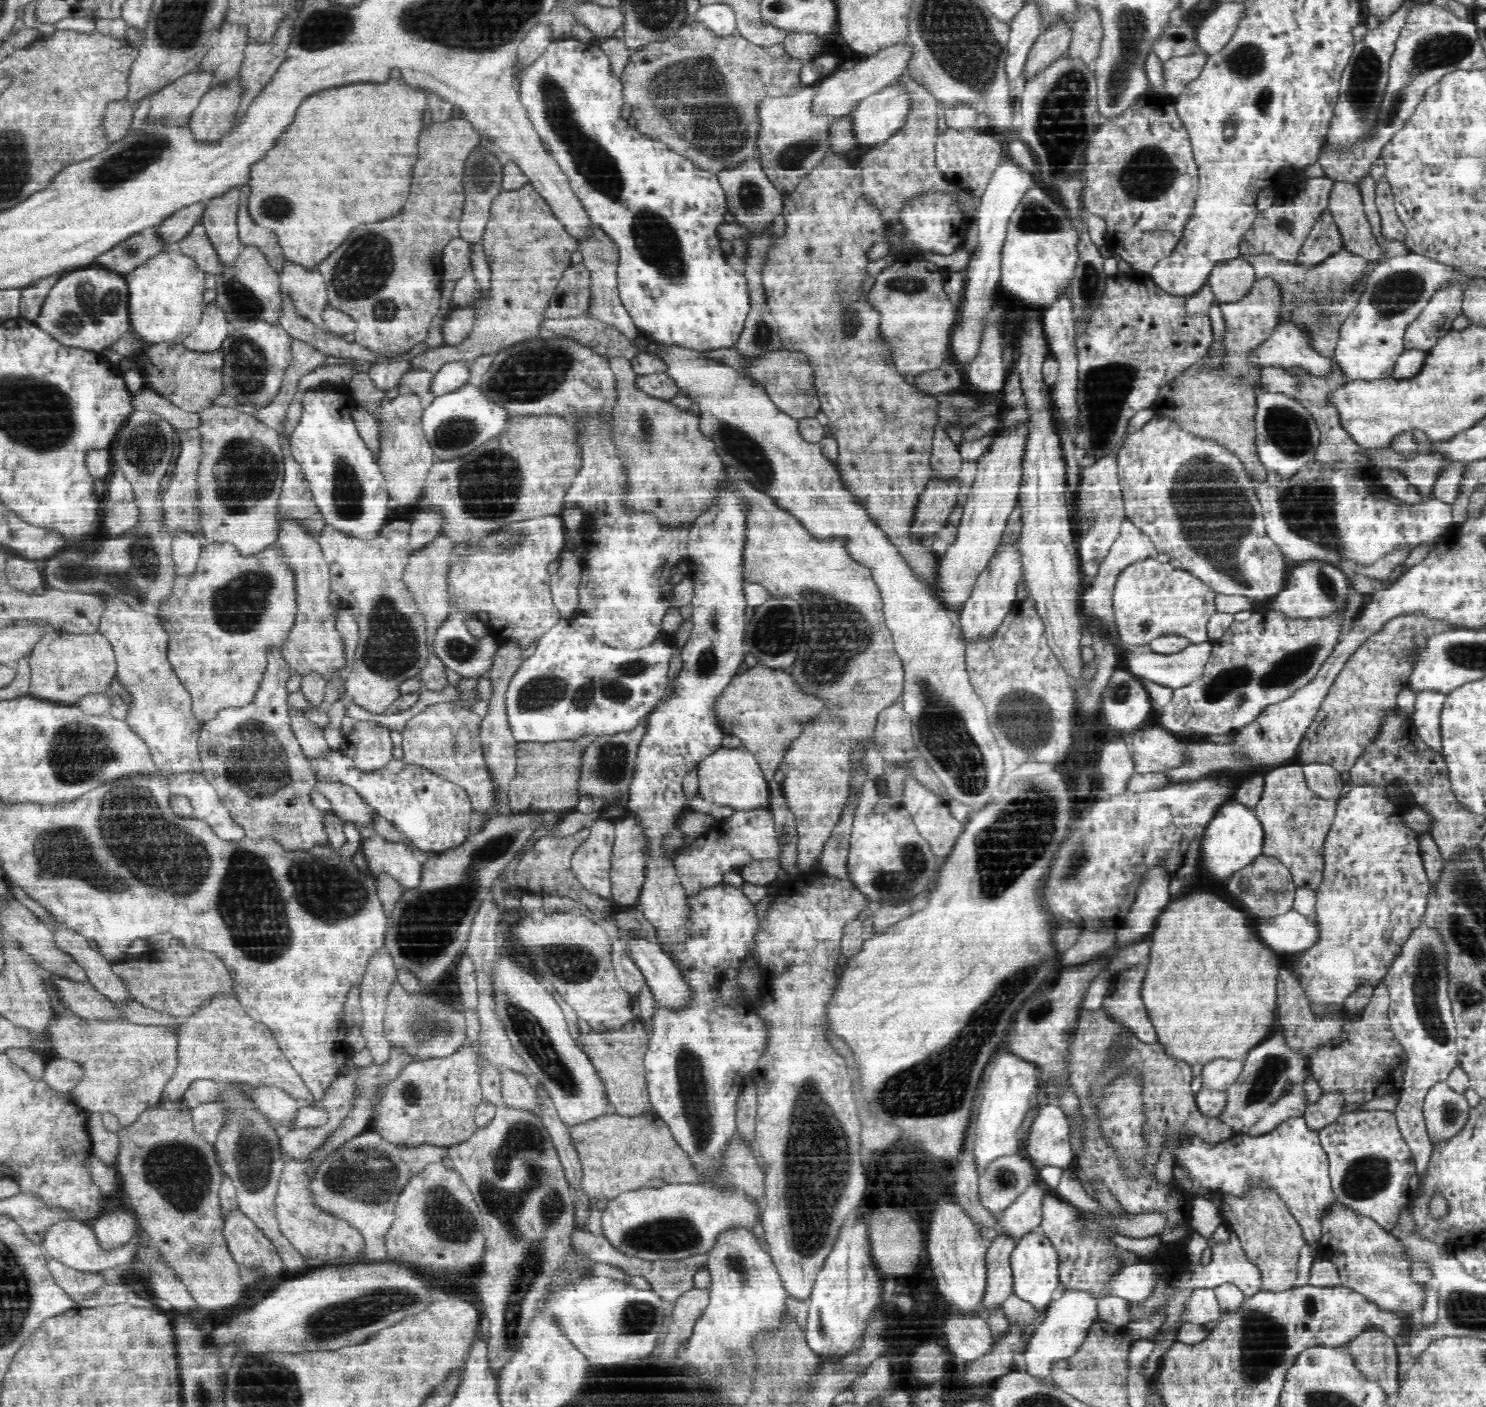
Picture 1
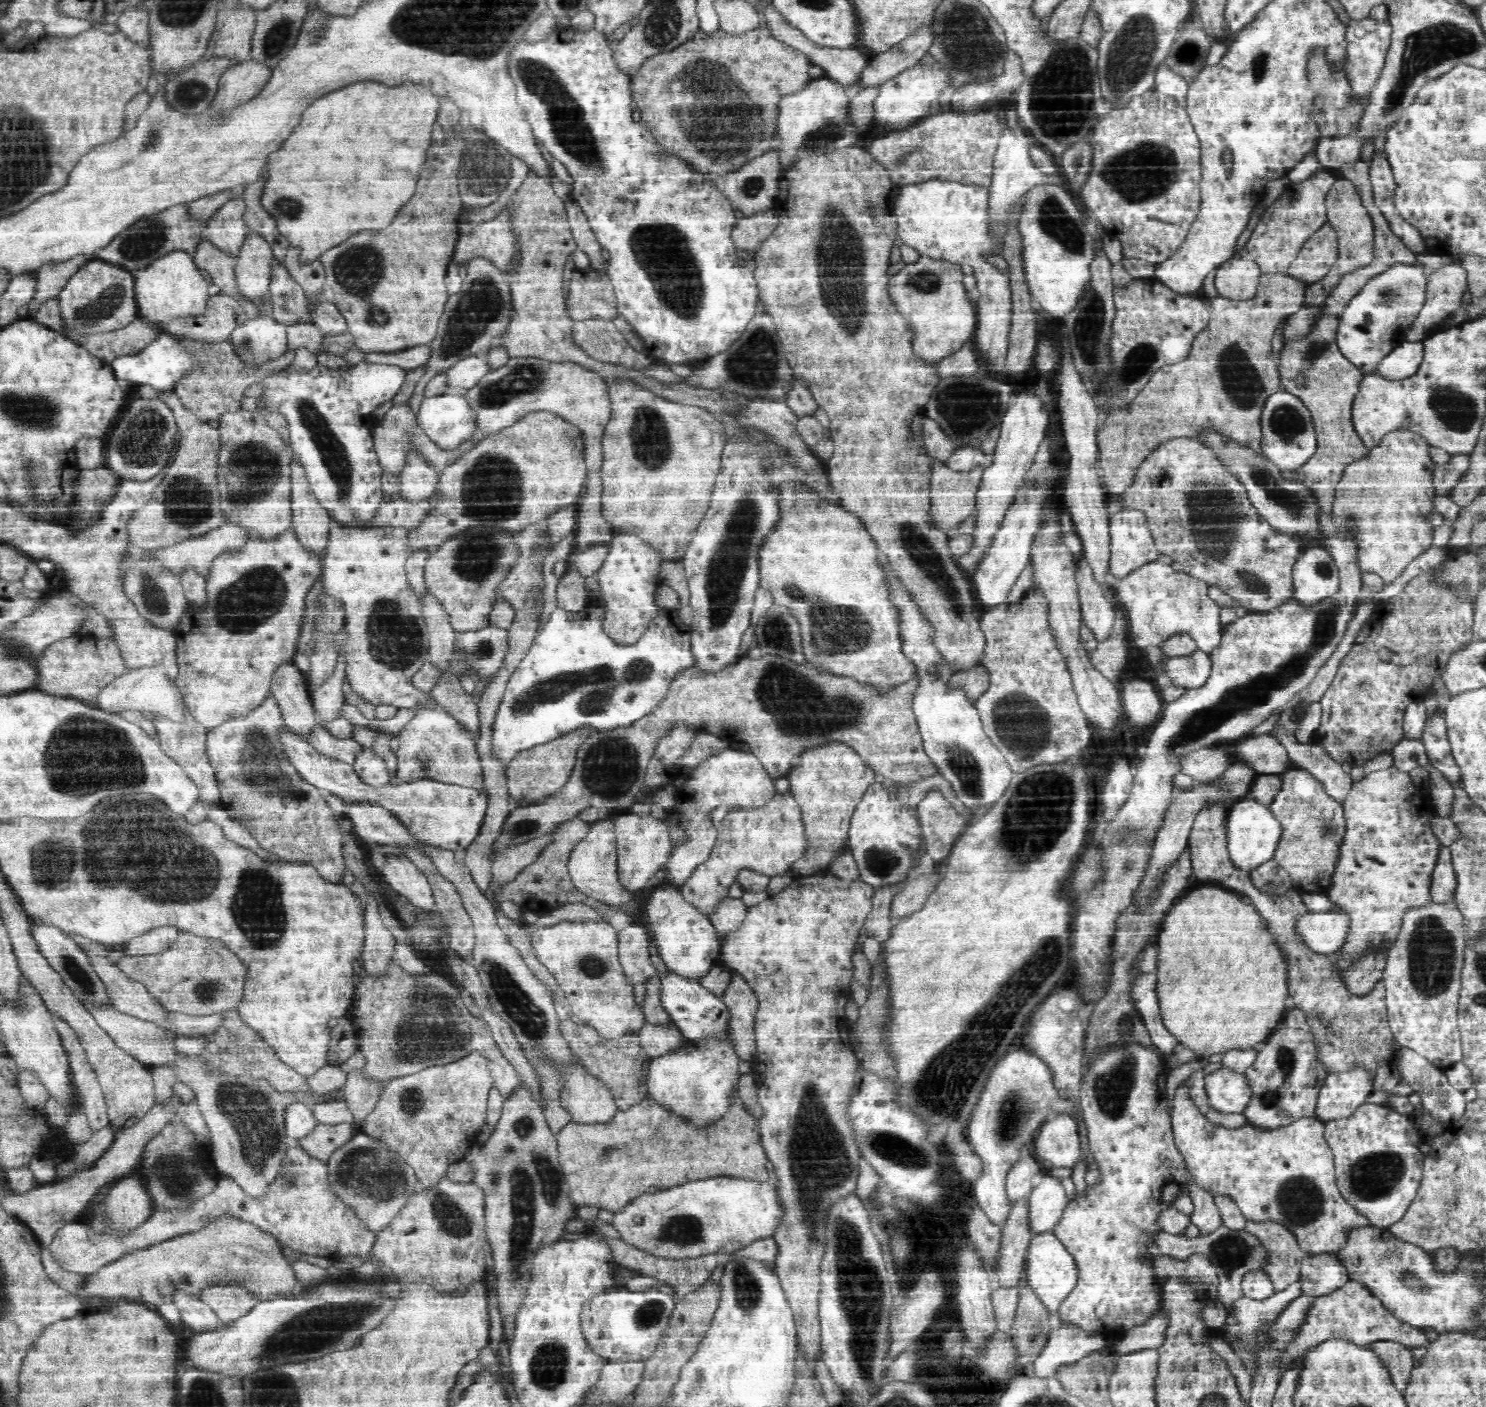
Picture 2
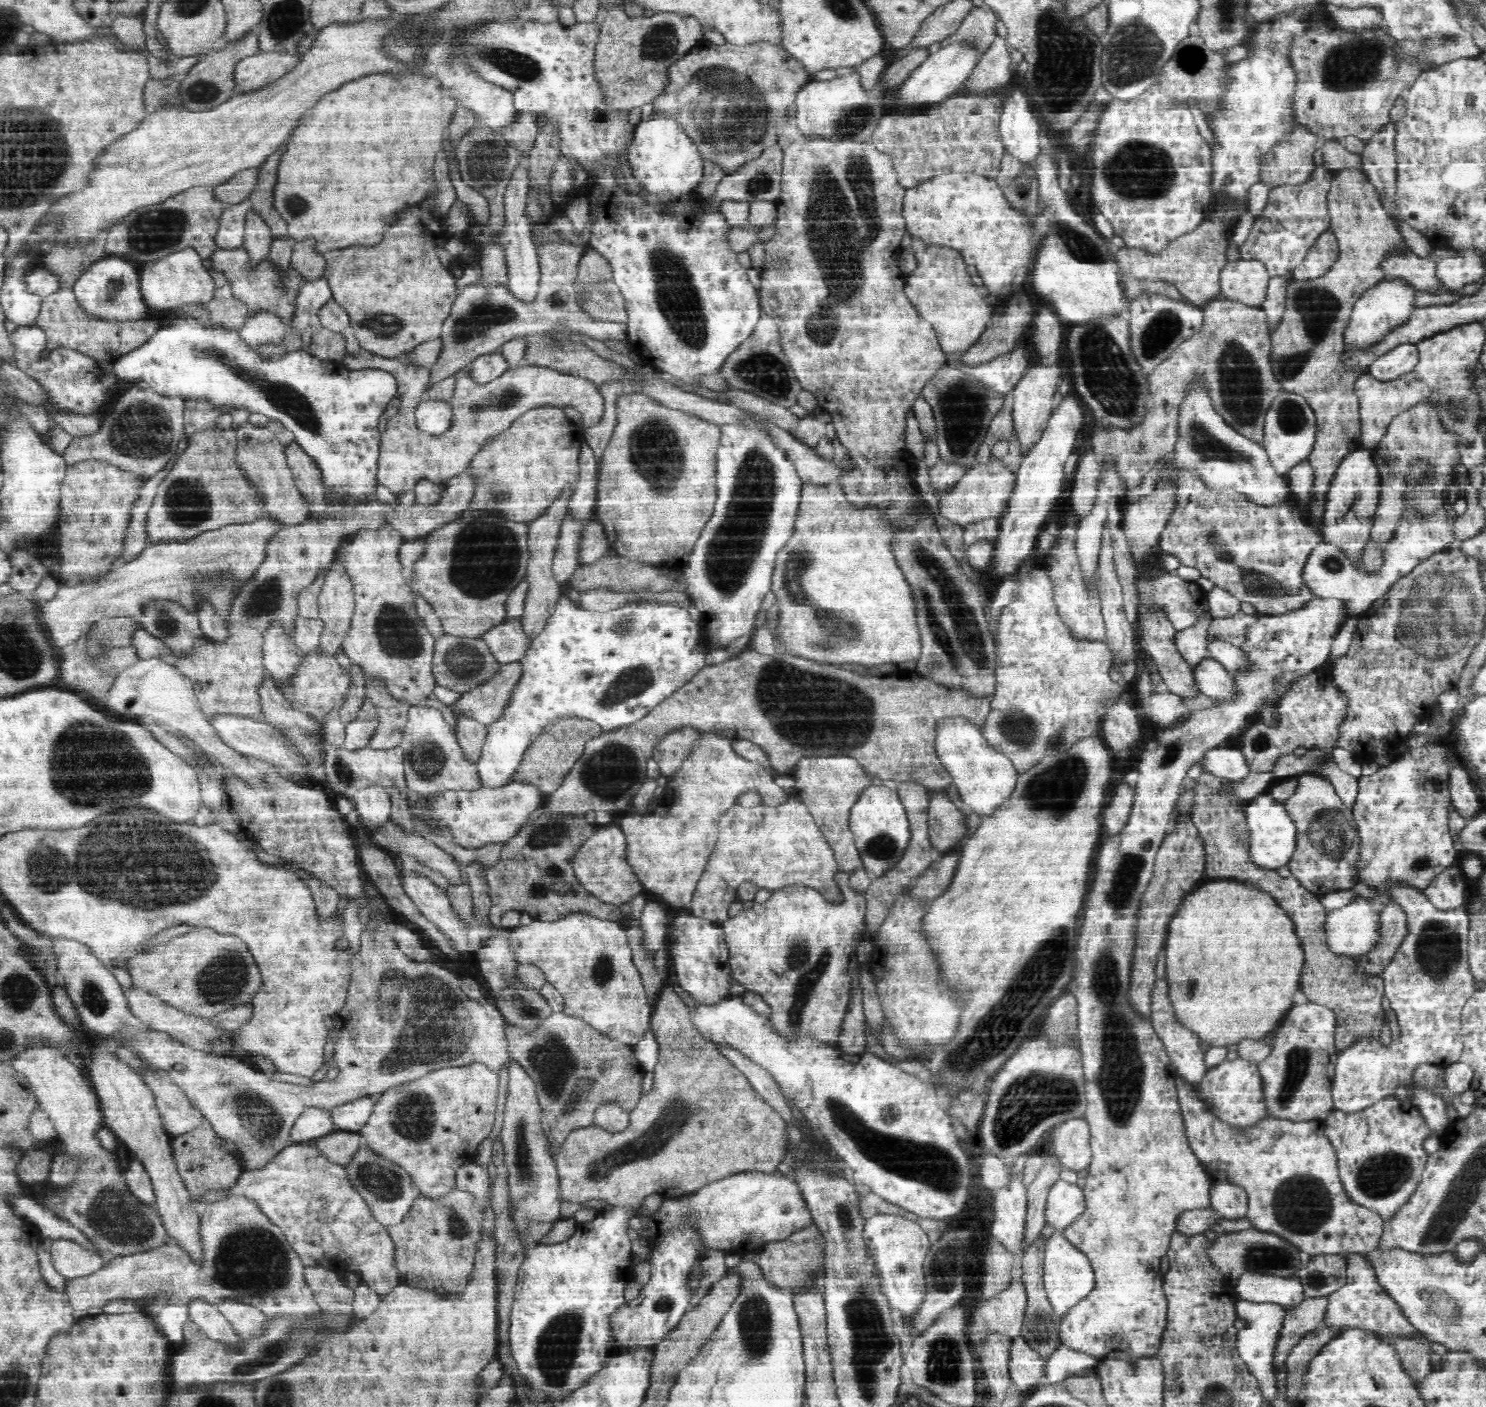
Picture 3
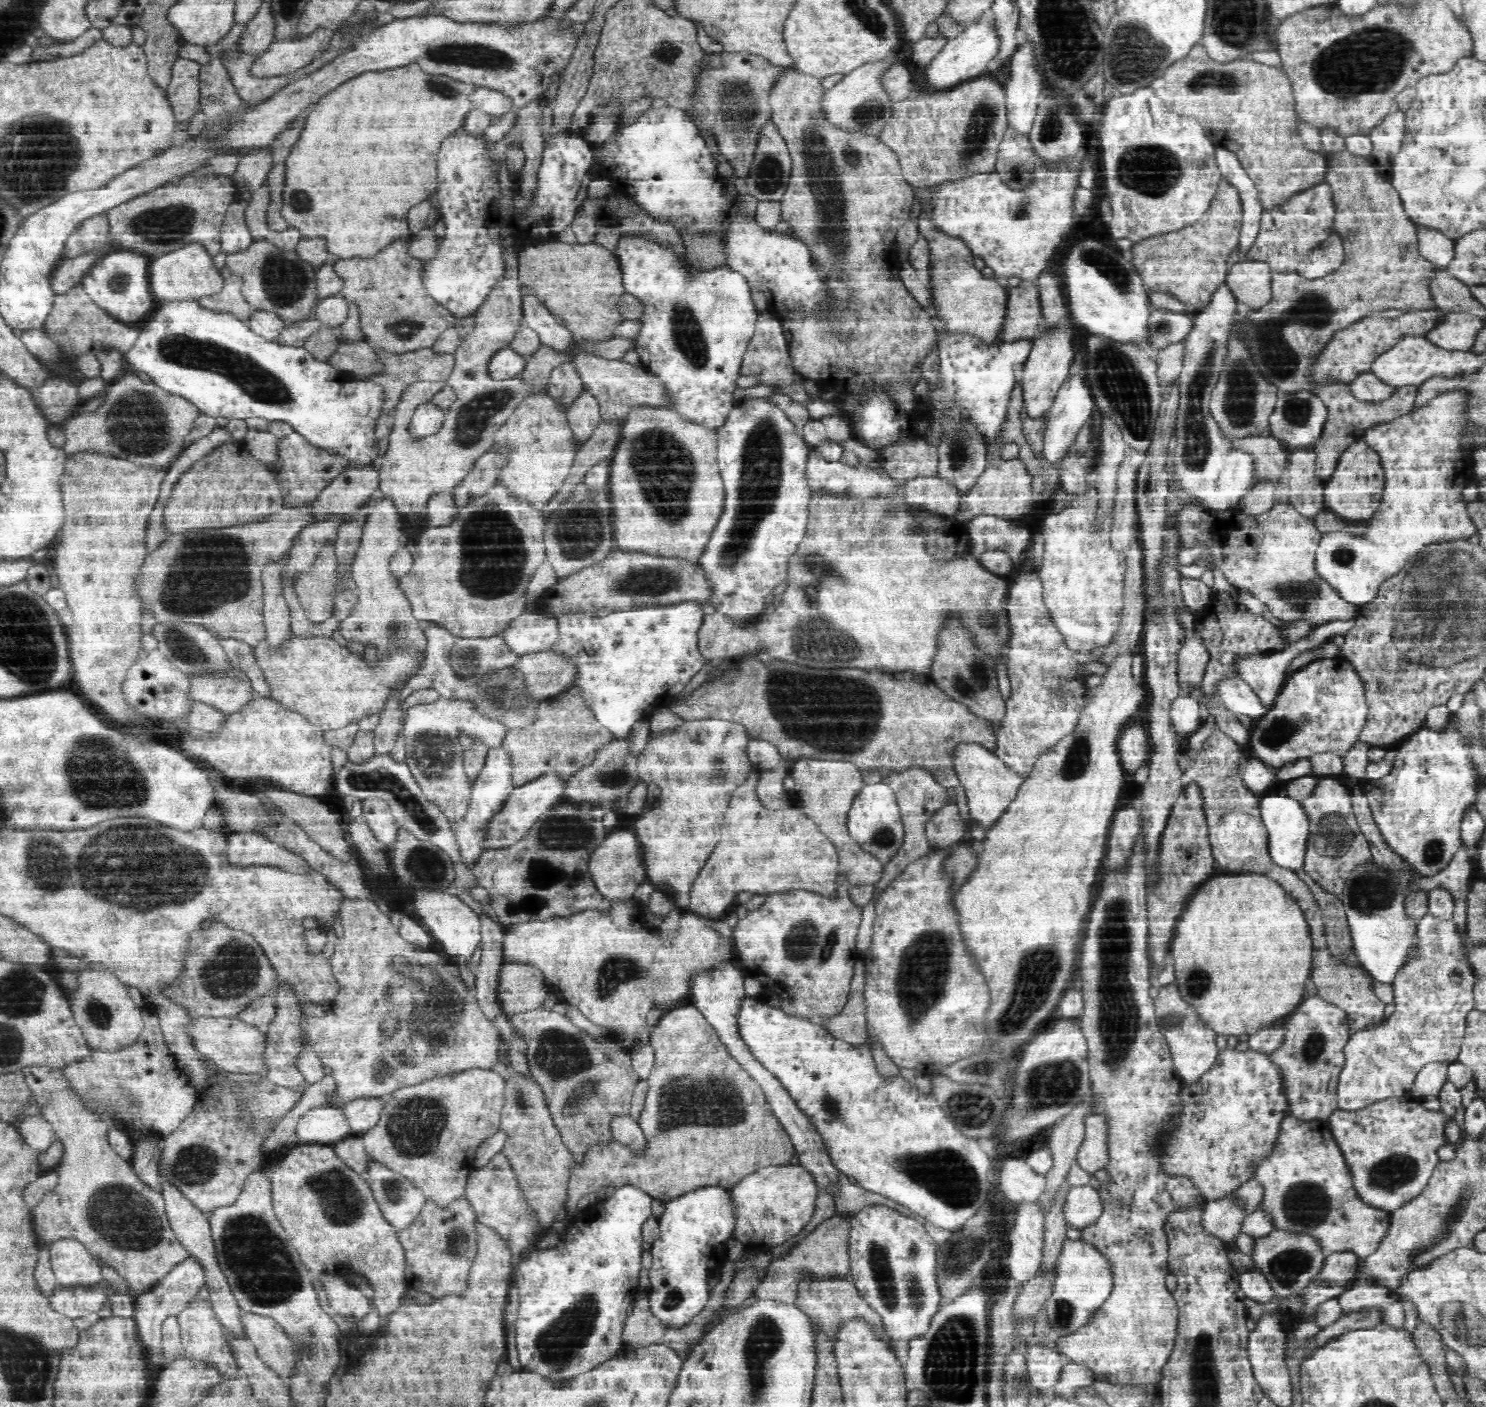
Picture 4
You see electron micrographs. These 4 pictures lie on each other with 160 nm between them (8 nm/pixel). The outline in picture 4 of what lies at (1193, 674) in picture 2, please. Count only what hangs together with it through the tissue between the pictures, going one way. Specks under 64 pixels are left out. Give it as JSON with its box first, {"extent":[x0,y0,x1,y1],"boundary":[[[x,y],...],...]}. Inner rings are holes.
{"extent":[1219,677,1272,720],"boundary":[[[1240,677],[1222,682],[1219,686],[1219,696],[1226,708],[1233,713],[1245,714],[1257,720],[1272,708],[1272,705],[1265,706],[1256,691]]]}

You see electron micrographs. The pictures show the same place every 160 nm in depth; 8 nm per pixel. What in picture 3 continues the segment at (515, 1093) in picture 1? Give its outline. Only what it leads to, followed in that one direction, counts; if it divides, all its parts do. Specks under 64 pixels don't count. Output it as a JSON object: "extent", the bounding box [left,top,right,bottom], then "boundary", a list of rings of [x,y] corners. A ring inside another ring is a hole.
{"extent":[115,904,511,1171],"boundary":[[[362,904],[358,908],[358,916],[362,923],[360,948],[349,952],[346,957],[350,967],[347,999],[345,1006],[331,1016],[332,1028],[327,1029],[327,1038],[334,1049],[334,1066],[338,1067],[338,1076],[331,1082],[323,1081],[312,1086],[274,1082],[269,1075],[256,1072],[250,1064],[240,1063],[232,1057],[214,1057],[192,1050],[162,1032],[142,1030],[116,1034],[115,1039],[125,1035],[136,1037],[135,1048],[143,1058],[156,1067],[166,1069],[174,1083],[186,1092],[194,1106],[213,1124],[214,1130],[240,1146],[246,1171],[262,1168],[289,1145],[294,1123],[311,1106],[331,1110],[360,1097],[384,1094],[394,1087],[412,1084],[442,1068],[480,1063],[493,1072],[499,1072],[511,1060],[505,1038],[508,1021],[494,1002],[471,1000],[460,989],[461,978],[452,970],[406,954],[395,939],[395,924],[376,907]]]}

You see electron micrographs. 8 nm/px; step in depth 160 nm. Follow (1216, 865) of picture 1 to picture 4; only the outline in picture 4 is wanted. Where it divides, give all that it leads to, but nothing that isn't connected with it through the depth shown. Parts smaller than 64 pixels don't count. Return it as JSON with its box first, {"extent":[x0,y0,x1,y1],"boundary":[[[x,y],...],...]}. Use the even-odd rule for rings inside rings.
{"extent":[1260,794,1311,872],"boundary":[[[1264,794],[1260,808],[1261,818],[1269,832],[1270,856],[1278,866],[1296,872],[1304,872],[1305,856],[1311,837],[1309,812],[1302,800],[1290,798],[1286,794]]]}

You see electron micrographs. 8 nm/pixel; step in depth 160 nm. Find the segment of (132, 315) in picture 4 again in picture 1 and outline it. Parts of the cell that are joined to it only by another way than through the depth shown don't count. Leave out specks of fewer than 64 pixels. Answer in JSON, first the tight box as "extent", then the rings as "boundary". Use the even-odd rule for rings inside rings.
{"extent":[36,266,131,353],"boundary":[[[104,266],[68,272],[50,289],[36,324],[66,346],[100,353],[131,329],[128,281],[124,274]]]}

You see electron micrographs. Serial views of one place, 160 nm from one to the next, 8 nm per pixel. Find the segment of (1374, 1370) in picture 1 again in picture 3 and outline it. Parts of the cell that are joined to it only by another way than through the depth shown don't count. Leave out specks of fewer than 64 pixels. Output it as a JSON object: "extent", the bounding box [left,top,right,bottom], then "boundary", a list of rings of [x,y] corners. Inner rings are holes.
{"extent":[1393,1333,1434,1383],"boundary":[[[1420,1333],[1408,1337],[1393,1339],[1405,1369],[1420,1383],[1424,1382],[1434,1371],[1432,1366],[1431,1342]]]}

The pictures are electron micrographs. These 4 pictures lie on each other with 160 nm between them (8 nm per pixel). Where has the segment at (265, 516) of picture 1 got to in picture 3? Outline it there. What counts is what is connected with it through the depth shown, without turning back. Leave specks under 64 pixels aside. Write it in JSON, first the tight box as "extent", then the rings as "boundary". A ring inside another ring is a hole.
{"extent":[235,422,313,525],"boundary":[[[246,422],[235,429],[237,434],[237,459],[245,473],[264,492],[269,516],[281,520],[284,525],[303,524],[312,518],[313,504],[308,502],[296,486],[294,476],[287,465],[284,445],[270,429],[254,427]]]}

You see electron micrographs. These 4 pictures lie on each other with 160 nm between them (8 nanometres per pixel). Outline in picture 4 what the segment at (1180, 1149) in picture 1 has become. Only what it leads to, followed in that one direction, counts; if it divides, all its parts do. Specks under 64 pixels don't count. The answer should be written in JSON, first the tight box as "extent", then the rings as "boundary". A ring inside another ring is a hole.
{"extent":[1255,1115,1393,1257],"boundary":[[[1290,1115],[1281,1124],[1279,1137],[1276,1152],[1258,1165],[1255,1174],[1255,1179],[1262,1182],[1265,1188],[1265,1199],[1261,1205],[1273,1216],[1277,1228],[1307,1232],[1320,1239],[1326,1252],[1351,1250],[1361,1257],[1372,1254],[1386,1238],[1386,1233],[1392,1224],[1393,1211],[1374,1207],[1364,1202],[1357,1193],[1354,1175],[1344,1153],[1334,1141],[1328,1121],[1306,1121]]]}

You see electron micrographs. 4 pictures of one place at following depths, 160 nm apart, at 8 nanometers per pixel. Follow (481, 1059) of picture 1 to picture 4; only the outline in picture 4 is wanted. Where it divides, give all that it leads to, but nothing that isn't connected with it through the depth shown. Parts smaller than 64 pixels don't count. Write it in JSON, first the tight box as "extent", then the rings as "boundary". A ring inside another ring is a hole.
{"extent":[360,1068,505,1209],"boundary":[[[471,1068],[458,1074],[438,1076],[433,1080],[401,1088],[387,1097],[378,1124],[360,1137],[374,1162],[404,1176],[417,1186],[428,1200],[446,1209],[465,1196],[469,1175],[475,1168],[473,1160],[480,1144],[501,1130],[505,1088],[505,1081],[496,1072],[483,1068]]]}

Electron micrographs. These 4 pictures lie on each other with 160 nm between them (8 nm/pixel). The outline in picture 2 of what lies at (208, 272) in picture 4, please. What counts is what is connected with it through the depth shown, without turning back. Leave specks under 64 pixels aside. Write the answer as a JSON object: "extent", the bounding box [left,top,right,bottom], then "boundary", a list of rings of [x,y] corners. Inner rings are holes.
{"extent":[134,251,211,322],"boundary":[[[188,251],[169,252],[134,275],[139,312],[142,318],[152,322],[166,322],[176,316],[200,315],[206,310],[211,297],[208,293],[211,281]]]}

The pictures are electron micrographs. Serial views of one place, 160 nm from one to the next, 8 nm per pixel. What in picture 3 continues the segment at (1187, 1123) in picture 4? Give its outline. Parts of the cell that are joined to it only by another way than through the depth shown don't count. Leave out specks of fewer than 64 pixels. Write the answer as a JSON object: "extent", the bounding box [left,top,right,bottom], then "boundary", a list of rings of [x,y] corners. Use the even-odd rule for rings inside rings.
{"extent":[1192,1056,1271,1220],"boundary":[[[1240,1056],[1234,1060],[1224,1059],[1209,1069],[1200,1083],[1192,1086],[1204,1109],[1240,1135],[1271,1117],[1269,1105],[1265,1101],[1265,1083],[1260,1073],[1259,1062],[1256,1060]],[[1213,1181],[1211,1205],[1228,1220],[1240,1220],[1247,1215],[1249,1196],[1245,1188],[1228,1181]]]}

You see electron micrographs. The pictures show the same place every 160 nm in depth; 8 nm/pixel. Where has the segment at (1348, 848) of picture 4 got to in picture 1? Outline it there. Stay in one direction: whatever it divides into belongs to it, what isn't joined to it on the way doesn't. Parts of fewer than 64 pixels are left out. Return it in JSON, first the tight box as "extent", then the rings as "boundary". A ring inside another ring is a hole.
{"extent":[1255,761,1337,890],"boundary":[[[1295,761],[1265,775],[1265,789],[1255,807],[1265,828],[1263,855],[1278,859],[1293,876],[1297,888],[1318,890],[1323,879],[1325,845],[1337,811],[1337,799],[1322,798],[1307,783],[1303,763]]]}

